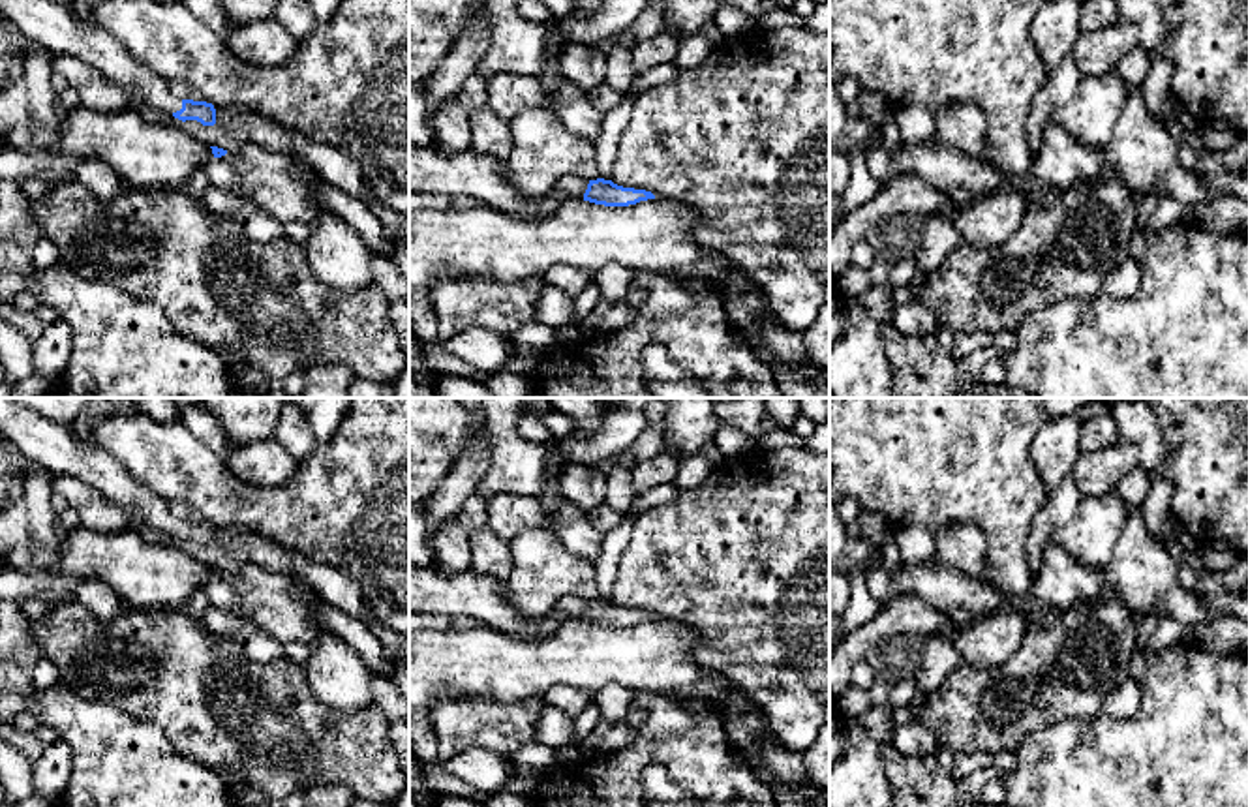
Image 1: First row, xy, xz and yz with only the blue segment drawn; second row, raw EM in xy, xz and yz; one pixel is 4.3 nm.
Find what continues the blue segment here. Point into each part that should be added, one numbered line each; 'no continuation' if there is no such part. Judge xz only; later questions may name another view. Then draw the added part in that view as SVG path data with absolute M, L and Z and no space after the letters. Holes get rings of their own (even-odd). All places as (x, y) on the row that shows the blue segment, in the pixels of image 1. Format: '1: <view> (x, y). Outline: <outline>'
1: xz (573, 186). Outline: M565 175L557 180L556 188L561 190L569 199L584 199L589 180L576 175Z

